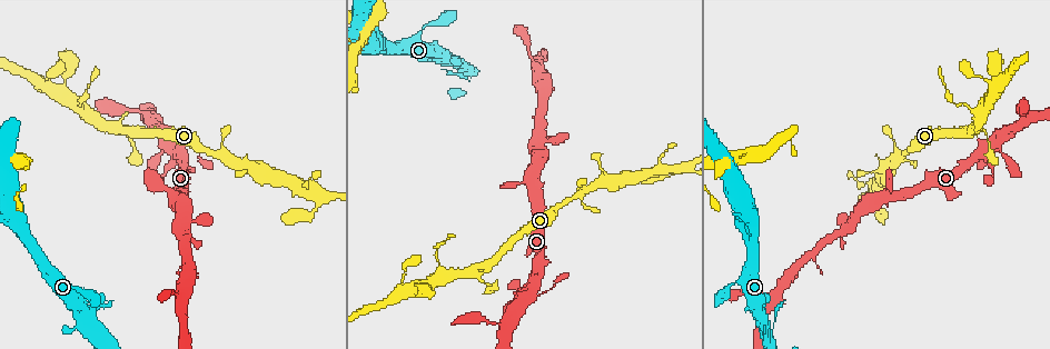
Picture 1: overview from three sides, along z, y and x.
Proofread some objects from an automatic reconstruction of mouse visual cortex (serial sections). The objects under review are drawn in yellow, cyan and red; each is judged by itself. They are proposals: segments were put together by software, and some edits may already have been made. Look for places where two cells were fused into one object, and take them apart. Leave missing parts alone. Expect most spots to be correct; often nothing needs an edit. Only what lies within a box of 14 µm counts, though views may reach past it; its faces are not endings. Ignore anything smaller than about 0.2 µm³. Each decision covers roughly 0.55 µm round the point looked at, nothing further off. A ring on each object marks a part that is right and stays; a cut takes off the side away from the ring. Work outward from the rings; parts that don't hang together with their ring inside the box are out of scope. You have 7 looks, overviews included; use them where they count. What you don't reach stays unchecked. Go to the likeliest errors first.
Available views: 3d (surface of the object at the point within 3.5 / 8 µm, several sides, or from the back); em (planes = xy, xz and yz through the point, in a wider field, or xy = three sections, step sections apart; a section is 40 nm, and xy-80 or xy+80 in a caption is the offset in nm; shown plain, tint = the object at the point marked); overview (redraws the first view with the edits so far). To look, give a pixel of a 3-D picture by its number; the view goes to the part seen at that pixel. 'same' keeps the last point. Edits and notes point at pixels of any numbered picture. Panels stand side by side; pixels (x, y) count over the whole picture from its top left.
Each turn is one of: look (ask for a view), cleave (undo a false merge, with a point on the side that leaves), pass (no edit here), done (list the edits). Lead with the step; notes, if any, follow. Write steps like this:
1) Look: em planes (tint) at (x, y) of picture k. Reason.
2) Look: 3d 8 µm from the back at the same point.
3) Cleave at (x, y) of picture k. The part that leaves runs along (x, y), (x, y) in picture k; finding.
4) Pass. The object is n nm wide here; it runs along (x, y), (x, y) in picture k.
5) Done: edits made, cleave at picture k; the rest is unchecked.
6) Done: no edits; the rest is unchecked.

Look: 3d 3.5 µm at (7, 215) of picture 1. Calibre changes.

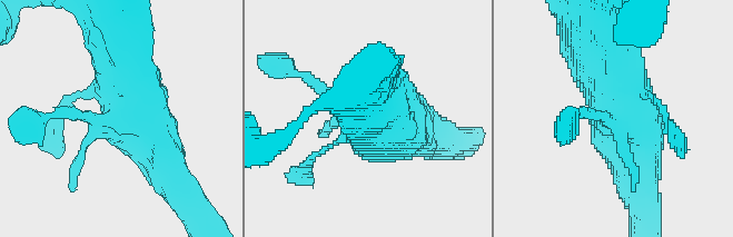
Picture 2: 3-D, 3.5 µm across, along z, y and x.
Look: em xy step 5 (tint) at (629, 124) of picture 2.

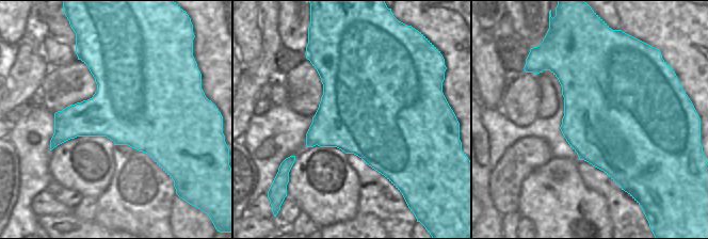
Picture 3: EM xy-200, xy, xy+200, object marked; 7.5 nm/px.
Pass. It runs along (167, 164), (112, 33) in picture 2; all the same cell.

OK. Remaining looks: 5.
Look: em planes (tint) at (530, 293) of picture 1. A fork.

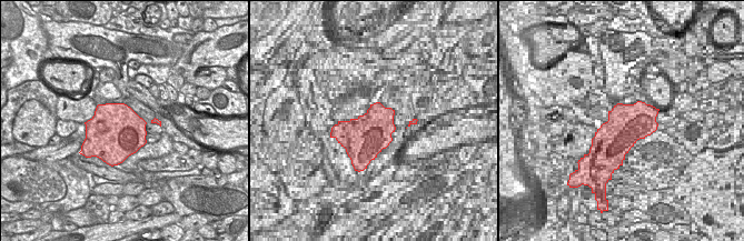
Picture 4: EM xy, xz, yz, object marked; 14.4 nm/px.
Look: 3d 3.5 µm at the same point.

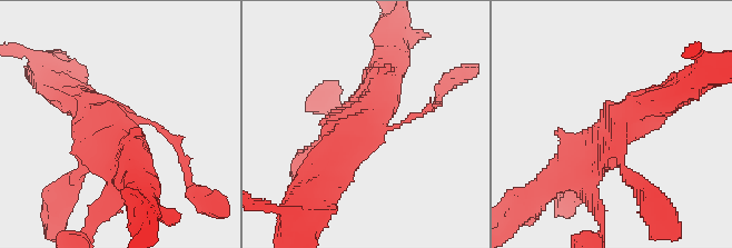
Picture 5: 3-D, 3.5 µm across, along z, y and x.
Pass. It runs along (559, 177), (641, 105), (661, 101) in picture 5; one cell here.

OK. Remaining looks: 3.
Look: 3d 3.5 µm at (147, 116) of picture 1. Thin arm on a thick one.

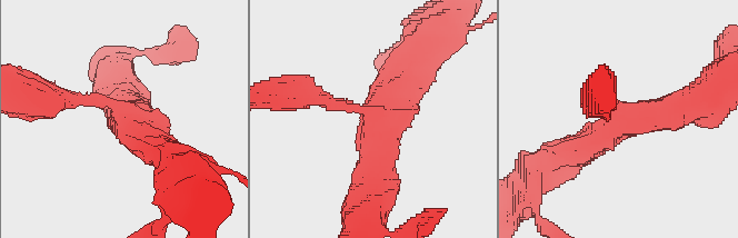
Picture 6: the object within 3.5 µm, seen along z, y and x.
Look: em xy step 1 (tint) at (126, 122) of picture 6. 3 arms meet here; the arms are 150, 450, 450 nm wide.

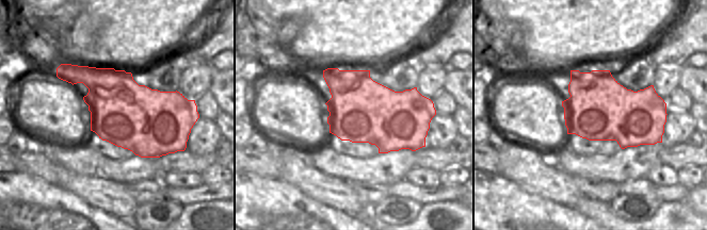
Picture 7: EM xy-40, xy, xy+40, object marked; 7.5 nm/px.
Look: em xy step 3 (tint) at the same point.

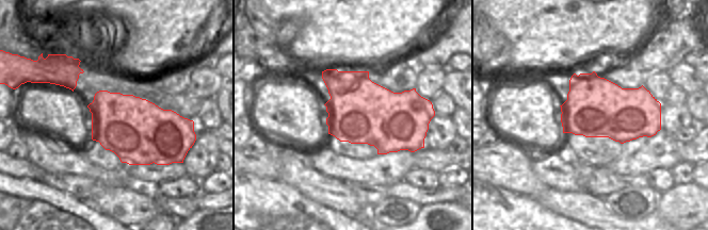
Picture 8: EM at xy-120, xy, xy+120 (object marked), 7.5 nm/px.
Pass. It runs along (565, 151), (618, 121), (687, 103) in picture 6; continuous, no second cell.

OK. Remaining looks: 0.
Done: no edits; the rest is unchecked.

